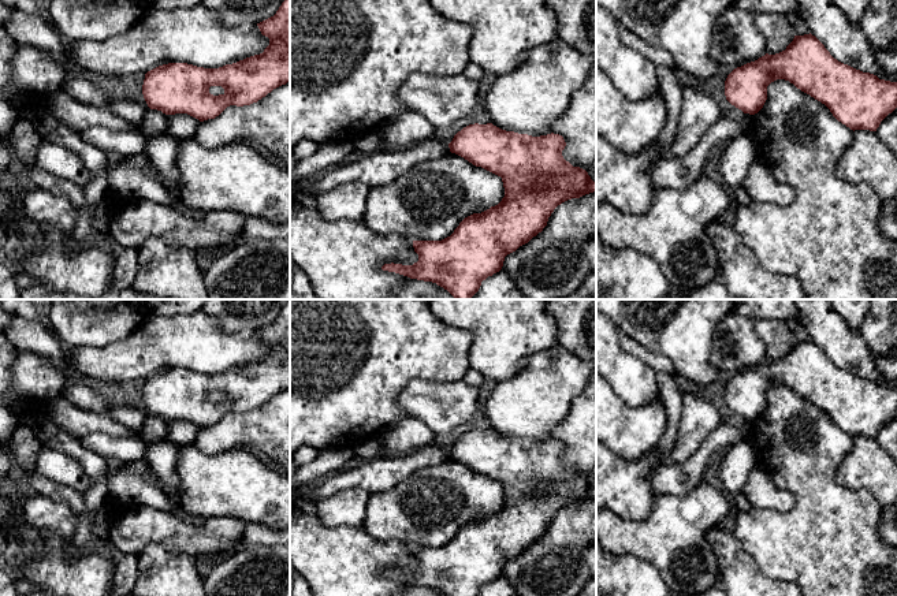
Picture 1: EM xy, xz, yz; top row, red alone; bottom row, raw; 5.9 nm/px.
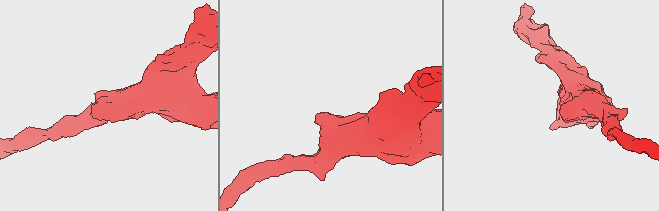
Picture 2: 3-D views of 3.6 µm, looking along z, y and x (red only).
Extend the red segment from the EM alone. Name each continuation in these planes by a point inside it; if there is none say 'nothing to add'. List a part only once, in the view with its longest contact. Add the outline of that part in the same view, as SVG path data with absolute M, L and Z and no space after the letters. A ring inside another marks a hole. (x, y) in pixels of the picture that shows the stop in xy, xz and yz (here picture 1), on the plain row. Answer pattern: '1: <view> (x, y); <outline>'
nothing to add

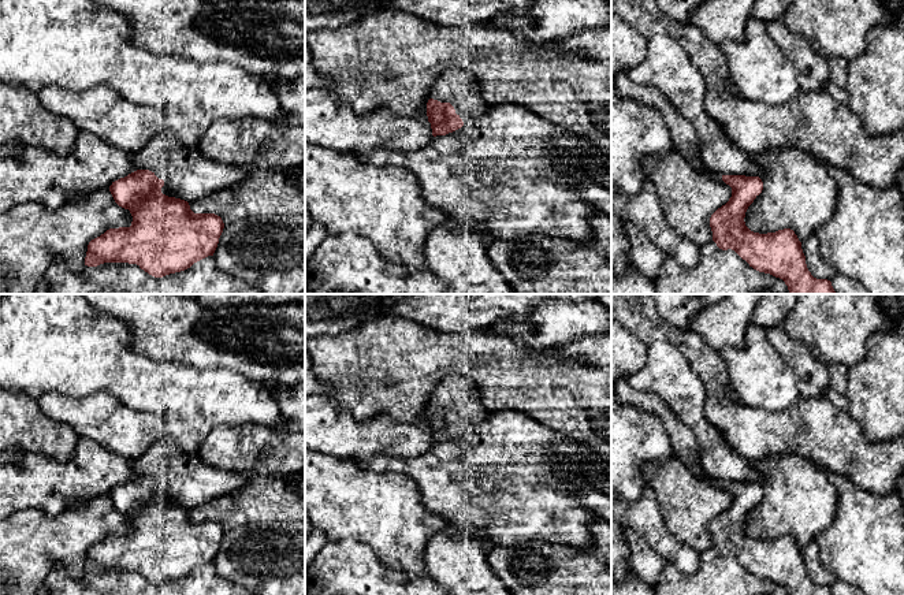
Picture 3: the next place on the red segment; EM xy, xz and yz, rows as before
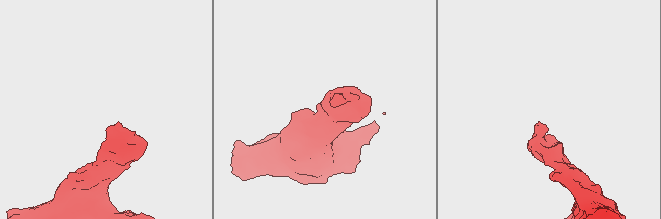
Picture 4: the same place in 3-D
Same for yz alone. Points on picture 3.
1: yz (684, 445); M620 378L611 383L611 393L624 405L655 413L670 439L673 454L684 462L685 468L693 476L702 477L715 487L722 487L721 480L710 477L703 471L699 460L699 445L692 431L681 423L670 406L658 395L636 390L628 383L626 378Z

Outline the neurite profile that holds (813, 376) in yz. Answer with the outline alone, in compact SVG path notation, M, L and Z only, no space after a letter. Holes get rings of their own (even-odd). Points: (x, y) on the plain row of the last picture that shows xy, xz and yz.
M782 326L767 328L767 339L795 371L800 395L807 399L825 397L830 387L827 365L818 361L808 347L793 339Z

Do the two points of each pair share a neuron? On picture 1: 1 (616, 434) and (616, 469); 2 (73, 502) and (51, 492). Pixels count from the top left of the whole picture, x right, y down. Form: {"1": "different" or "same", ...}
{"1": "different", "2": "same"}

